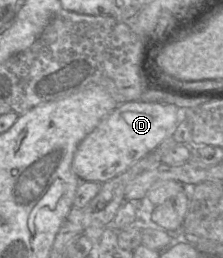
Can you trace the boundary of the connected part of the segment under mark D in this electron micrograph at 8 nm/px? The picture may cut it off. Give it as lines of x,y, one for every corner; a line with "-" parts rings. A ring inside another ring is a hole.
140,100
119,104
78,145
72,162
72,170
81,181
104,183
111,180
171,136
181,119
182,110
174,104
143,102

